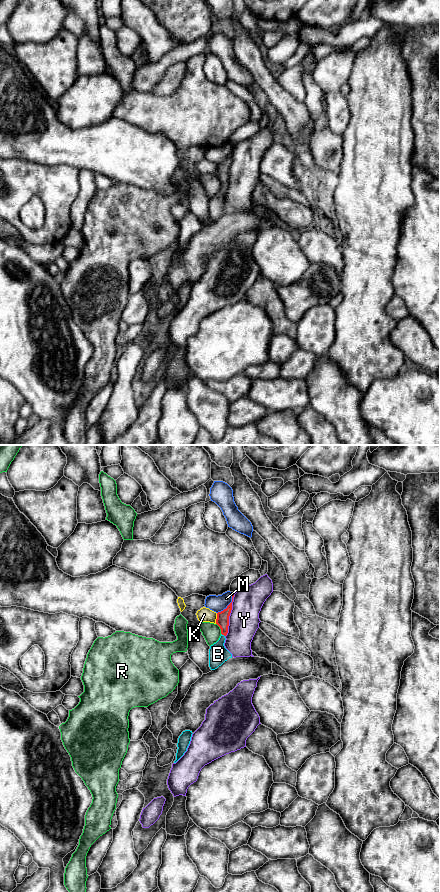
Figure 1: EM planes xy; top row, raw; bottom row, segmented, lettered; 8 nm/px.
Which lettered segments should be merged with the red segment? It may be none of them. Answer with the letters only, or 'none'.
B

